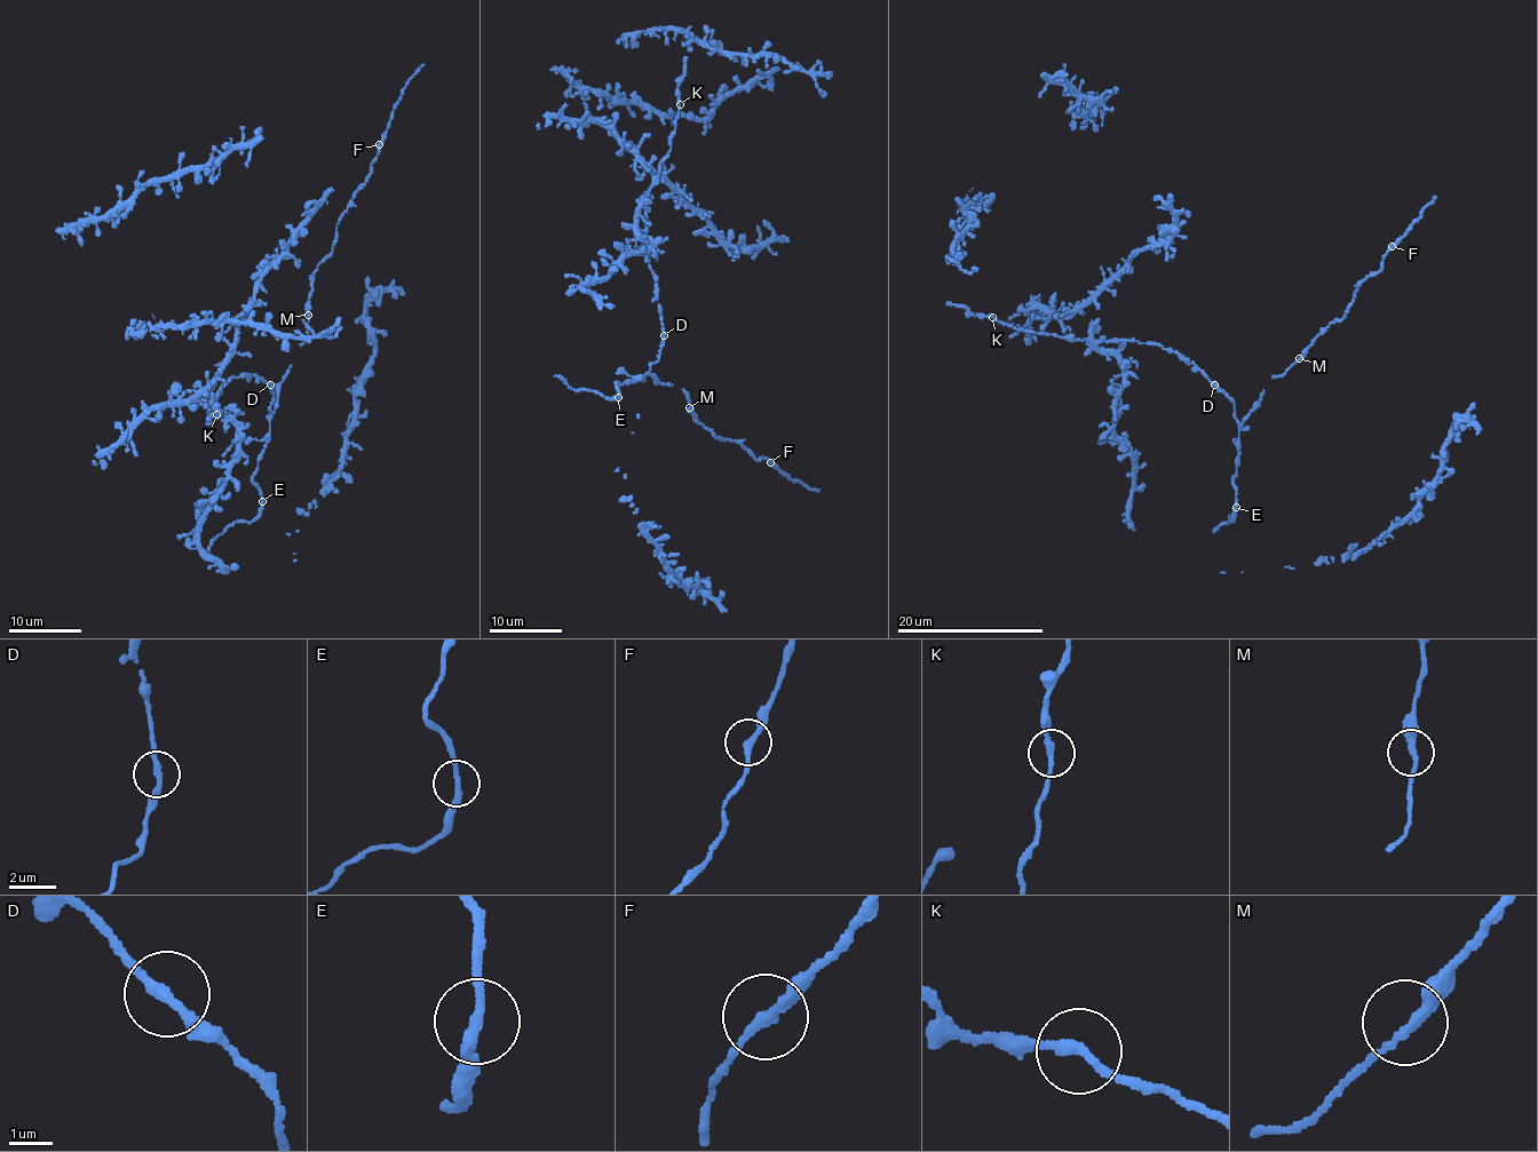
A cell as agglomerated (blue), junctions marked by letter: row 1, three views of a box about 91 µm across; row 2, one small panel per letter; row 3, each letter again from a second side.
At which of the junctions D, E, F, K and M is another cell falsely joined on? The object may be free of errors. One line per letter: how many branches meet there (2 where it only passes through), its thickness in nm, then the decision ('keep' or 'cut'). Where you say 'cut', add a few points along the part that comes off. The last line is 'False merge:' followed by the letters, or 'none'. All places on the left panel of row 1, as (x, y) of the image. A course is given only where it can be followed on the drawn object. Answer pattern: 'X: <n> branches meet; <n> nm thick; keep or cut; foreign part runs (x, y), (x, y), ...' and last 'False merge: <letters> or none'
D: 2 branches meet; 240 nm thick; keep
E: 2 branches meet; 240 nm thick; keep
F: 2 branches meet; 240 nm thick; keep
K: 2 branches meet; 240 nm thick; keep
M: 2 branches meet; 240 nm thick; keep
False merge: none

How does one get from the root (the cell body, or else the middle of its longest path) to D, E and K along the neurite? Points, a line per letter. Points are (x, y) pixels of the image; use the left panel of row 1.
D: (212, 403), (229, 379), (245, 373), (254, 374), (269, 383)
E: (212, 403), (232, 376), (254, 374), (269, 382), (274, 396), (270, 441), (253, 476), (261, 501)
K: (212, 403), (213, 408), (217, 407), (215, 411), (222, 412), (219, 416), (216, 414)

